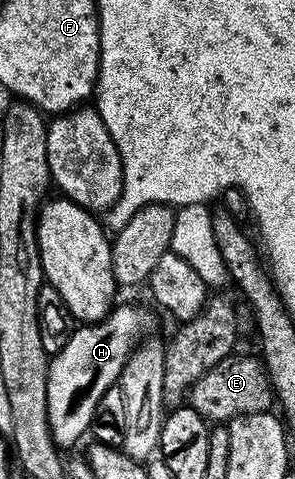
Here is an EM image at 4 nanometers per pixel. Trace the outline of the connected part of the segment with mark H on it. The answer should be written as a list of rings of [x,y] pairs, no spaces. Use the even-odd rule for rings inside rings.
[[[116,305],[100,322],[76,328],[73,336],[69,336],[69,344],[50,359],[47,367],[49,428],[56,446],[71,446],[83,433],[90,431],[97,400],[122,379],[125,364],[144,333],[142,330],[143,314],[137,307]]]

